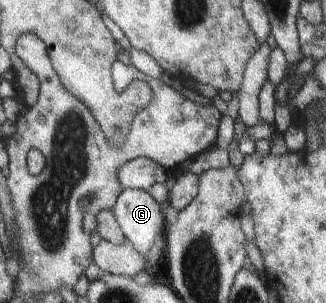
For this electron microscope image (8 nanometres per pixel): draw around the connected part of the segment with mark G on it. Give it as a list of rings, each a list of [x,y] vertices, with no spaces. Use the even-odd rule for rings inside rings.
[[[125,189],[114,208],[118,221],[130,241],[149,258],[157,238],[167,234],[162,204],[143,189]]]

